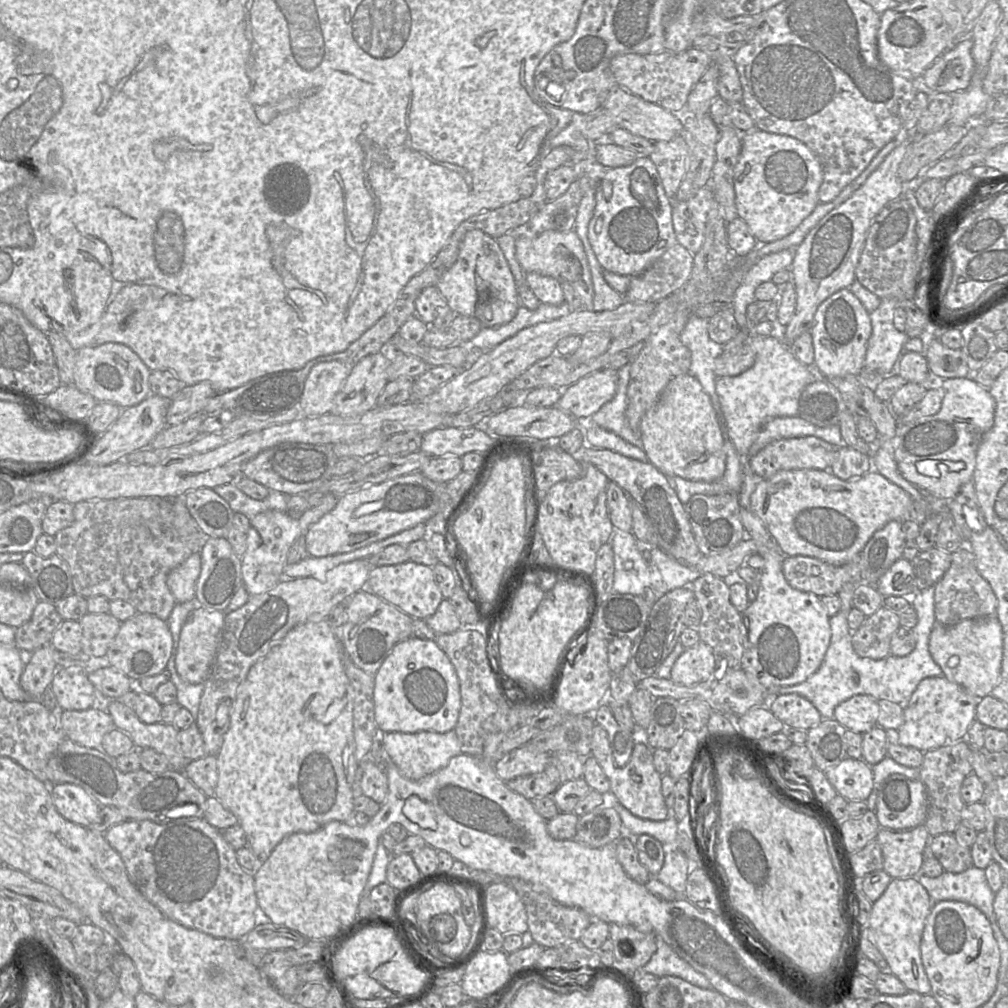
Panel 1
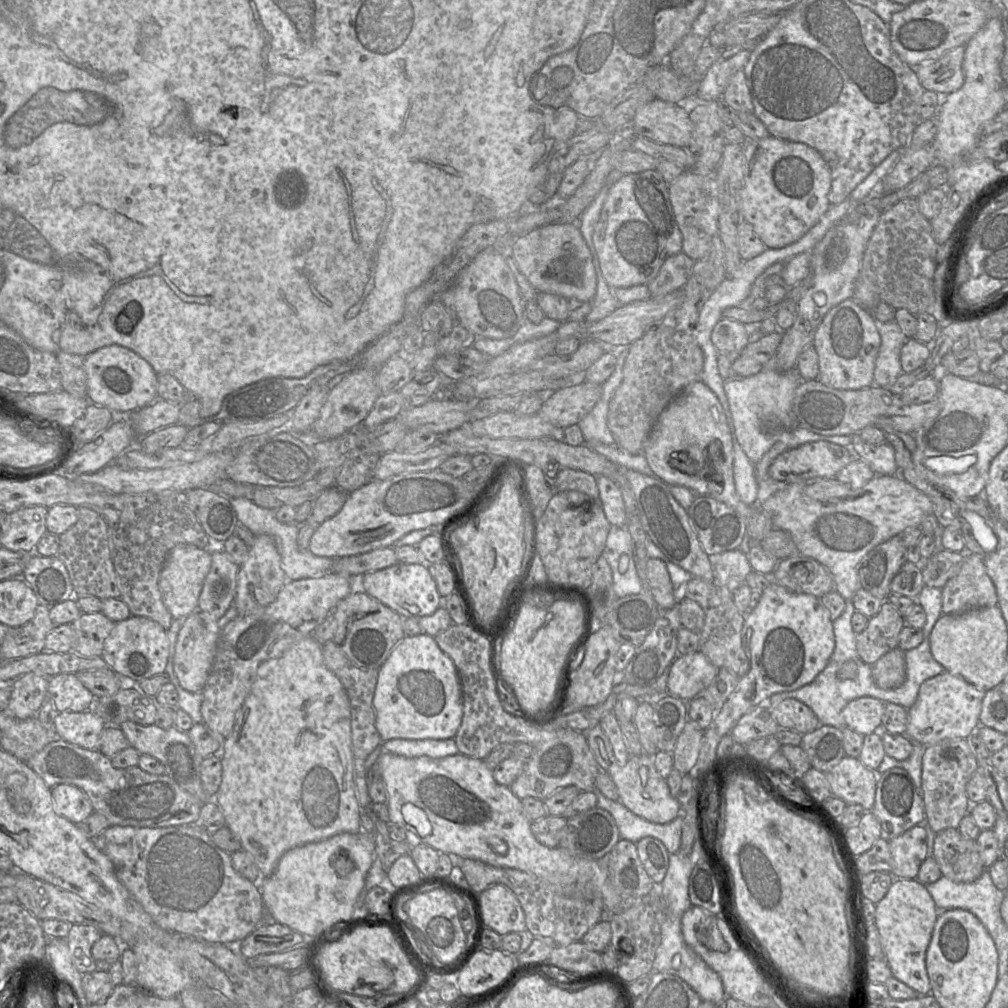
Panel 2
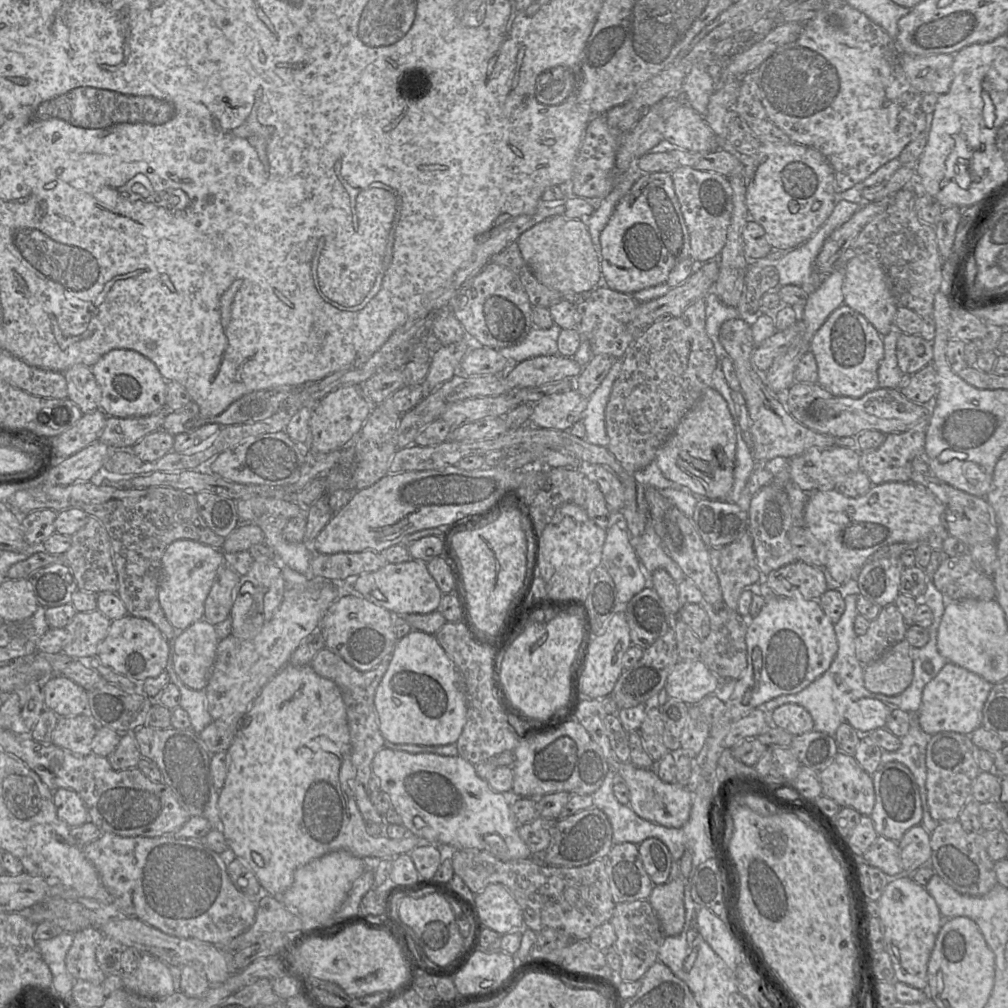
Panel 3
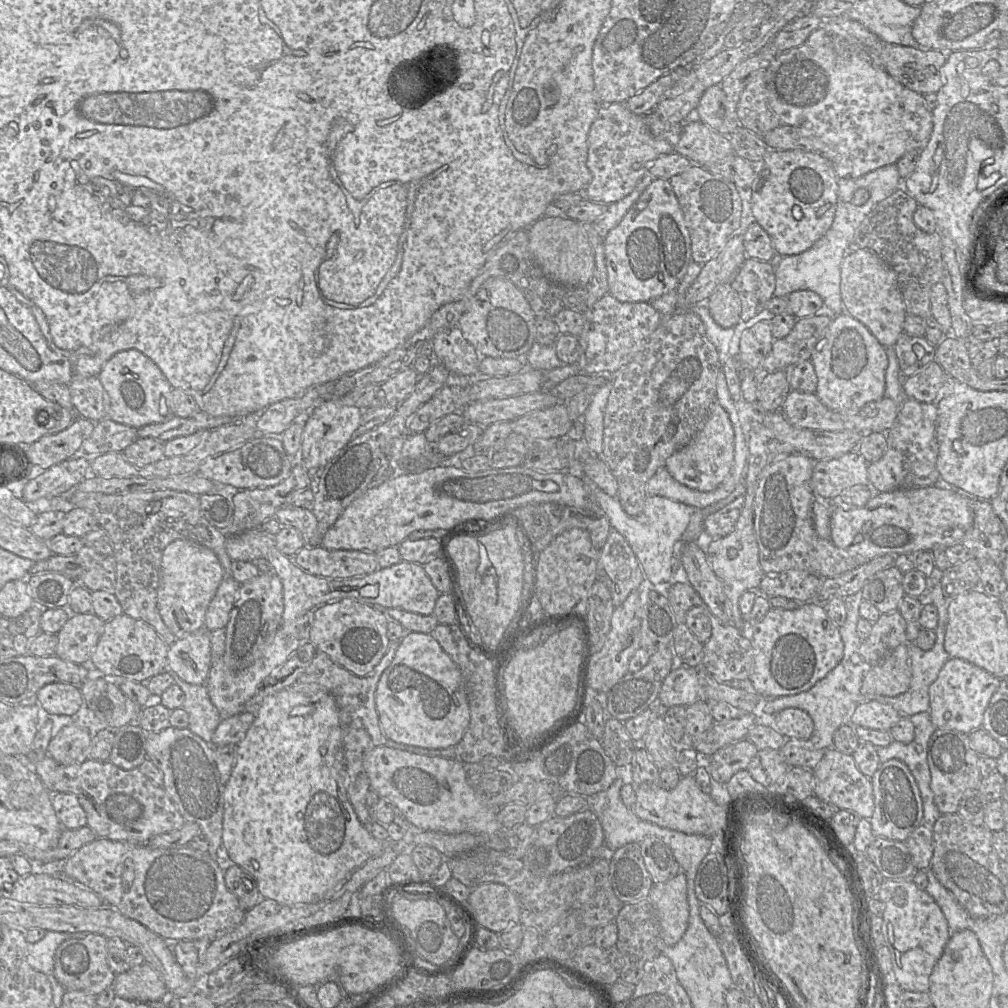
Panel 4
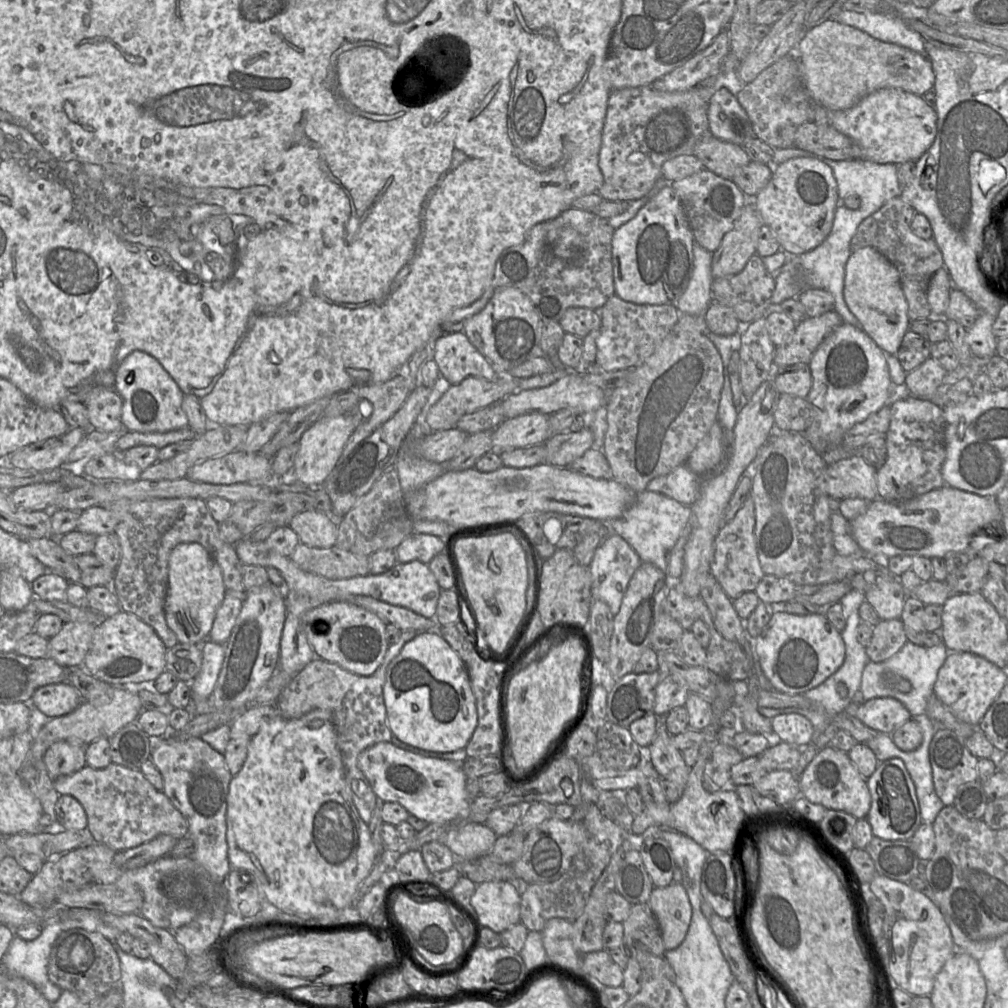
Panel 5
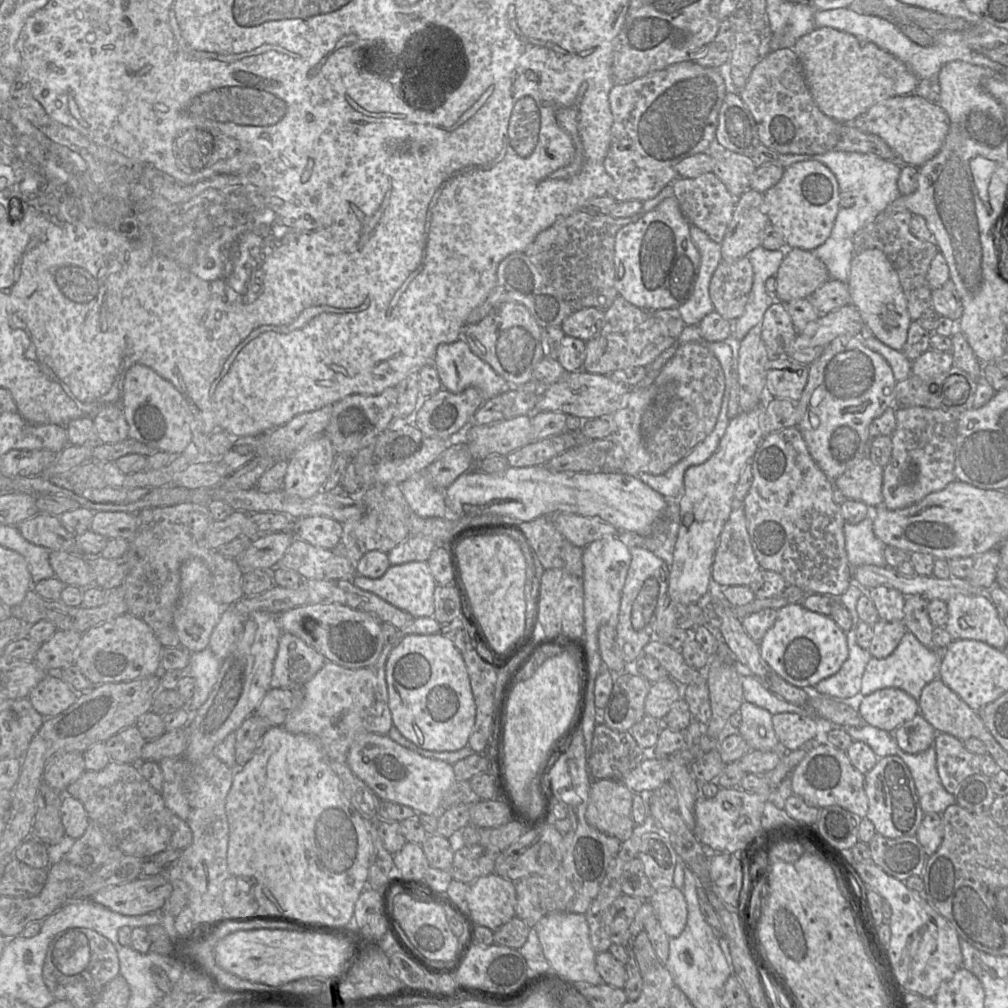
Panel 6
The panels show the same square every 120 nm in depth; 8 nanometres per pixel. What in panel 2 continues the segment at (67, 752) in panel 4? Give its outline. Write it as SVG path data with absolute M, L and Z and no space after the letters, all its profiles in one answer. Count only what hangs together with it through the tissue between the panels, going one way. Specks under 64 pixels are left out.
M65 711L55 719L55 729L60 739L85 749L98 749L99 739L106 727L95 713Z

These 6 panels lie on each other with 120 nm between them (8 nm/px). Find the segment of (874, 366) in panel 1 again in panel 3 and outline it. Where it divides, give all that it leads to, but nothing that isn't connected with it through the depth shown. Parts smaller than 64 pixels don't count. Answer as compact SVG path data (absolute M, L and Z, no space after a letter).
M899 330L890 331L887 335L882 336L884 356L878 367L878 388L900 389L901 385L904 383L905 377L911 376L903 374L897 363L896 344L900 333L901 332Z

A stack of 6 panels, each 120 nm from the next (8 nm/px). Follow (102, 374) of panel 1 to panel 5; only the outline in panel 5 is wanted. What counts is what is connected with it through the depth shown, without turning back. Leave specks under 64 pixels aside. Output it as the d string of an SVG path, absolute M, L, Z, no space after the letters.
M135 350L123 359L116 369L113 389L122 399L121 422L127 431L167 432L188 426L182 409L184 394L161 364L144 351Z

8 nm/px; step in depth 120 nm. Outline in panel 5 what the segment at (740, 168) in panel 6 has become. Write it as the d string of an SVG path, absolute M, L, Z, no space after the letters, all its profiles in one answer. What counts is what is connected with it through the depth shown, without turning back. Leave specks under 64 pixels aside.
M711 134L697 142L693 155L701 160L704 168L729 180L732 180L737 168L751 161L742 147L715 138Z

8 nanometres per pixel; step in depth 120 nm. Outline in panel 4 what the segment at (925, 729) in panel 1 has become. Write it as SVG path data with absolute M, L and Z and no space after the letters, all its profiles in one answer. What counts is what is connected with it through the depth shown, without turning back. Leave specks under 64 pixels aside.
M950 657L929 687L930 717L936 728L970 734L981 728L985 710L1001 679L960 658Z

